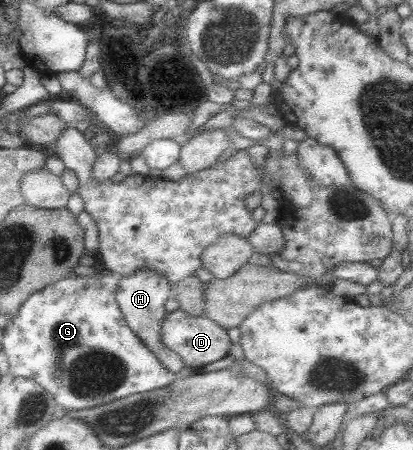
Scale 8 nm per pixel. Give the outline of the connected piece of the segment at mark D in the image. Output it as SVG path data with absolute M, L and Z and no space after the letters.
M179 309L167 312L163 317L160 323L160 340L163 347L174 351L182 359L183 365L193 370L218 359L223 359L228 355L231 345L225 329L219 327L219 324L213 323L203 316L187 315Z

